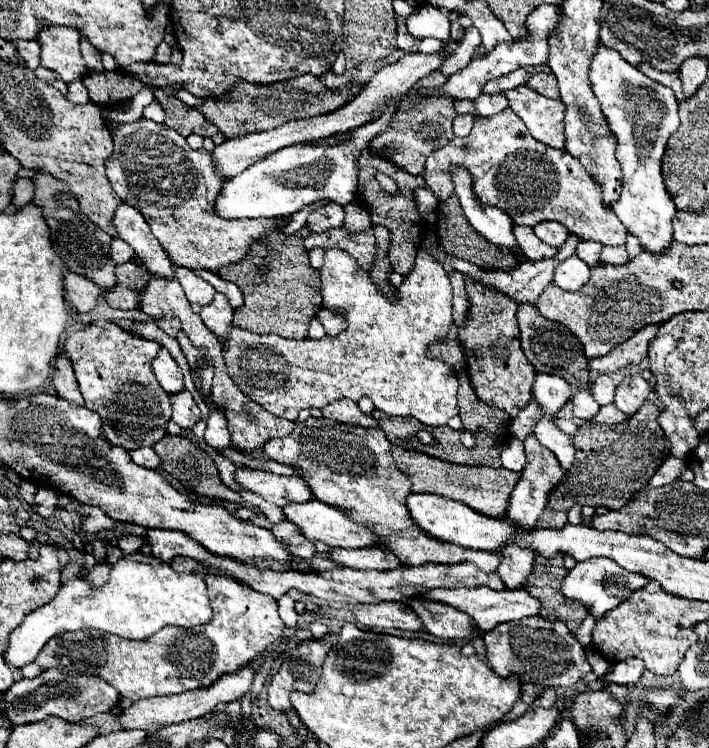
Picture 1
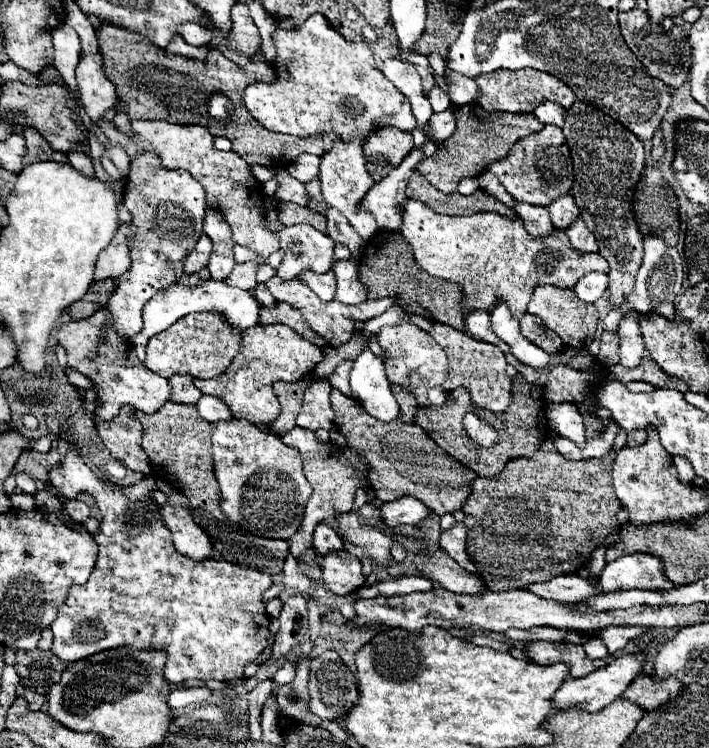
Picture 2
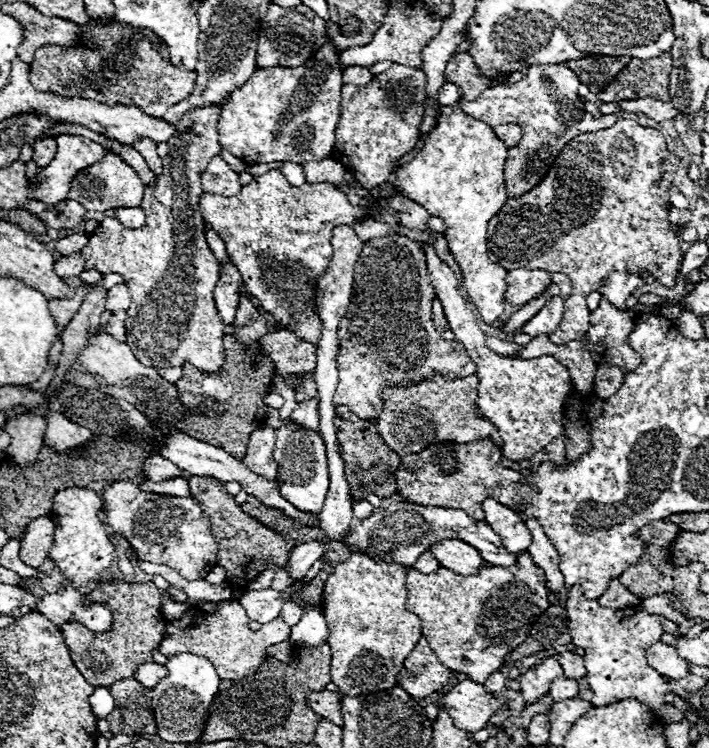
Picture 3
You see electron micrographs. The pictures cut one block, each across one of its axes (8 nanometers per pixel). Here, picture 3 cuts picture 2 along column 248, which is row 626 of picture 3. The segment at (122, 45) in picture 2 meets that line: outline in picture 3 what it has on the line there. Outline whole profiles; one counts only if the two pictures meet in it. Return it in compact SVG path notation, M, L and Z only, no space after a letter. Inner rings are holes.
M104 580L92 594L92 600L96 602L108 602L108 606L114 612L114 624L106 634L94 634L86 626L78 622L70 622L62 626L62 634L66 638L66 646L70 646L70 654L74 658L74 664L78 666L80 674L96 688L96 686L112 686L118 678L132 678L136 668L144 662L152 660L152 650L160 646L162 632L164 632L164 616L160 612L160 590L154 586L154 582L122 582L122 580Z

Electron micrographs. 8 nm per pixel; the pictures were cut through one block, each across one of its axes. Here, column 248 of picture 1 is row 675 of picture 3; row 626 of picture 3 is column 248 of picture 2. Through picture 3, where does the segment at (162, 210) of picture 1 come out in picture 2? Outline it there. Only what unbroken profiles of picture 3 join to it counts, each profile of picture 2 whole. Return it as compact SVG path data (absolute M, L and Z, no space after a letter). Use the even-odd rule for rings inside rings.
M96 120L100 130L112 144L120 144L128 158L134 160L138 154L152 152L160 156L160 162L166 170L188 170L194 180L204 186L206 192L206 208L216 208L222 212L224 220L230 224L234 242L240 246L250 248L256 252L256 258L246 264L236 264L230 278L226 280L228 286L238 286L242 290L252 290L256 286L256 270L262 266L272 252L280 248L278 232L266 228L264 224L264 190L262 184L254 178L250 166L236 154L236 152L218 152L212 146L212 136L204 126L180 126L170 124L164 120L136 120L130 124L132 138L122 134L112 120Z

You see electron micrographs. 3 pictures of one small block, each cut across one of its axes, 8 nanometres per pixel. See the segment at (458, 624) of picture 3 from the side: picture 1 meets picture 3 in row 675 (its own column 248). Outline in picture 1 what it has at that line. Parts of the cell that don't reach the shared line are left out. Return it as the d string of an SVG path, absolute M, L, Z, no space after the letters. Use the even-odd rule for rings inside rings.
M238 466L234 472L236 484L252 494L284 508L288 504L302 504L312 498L310 486L298 476L278 476L268 470L254 470L248 466Z

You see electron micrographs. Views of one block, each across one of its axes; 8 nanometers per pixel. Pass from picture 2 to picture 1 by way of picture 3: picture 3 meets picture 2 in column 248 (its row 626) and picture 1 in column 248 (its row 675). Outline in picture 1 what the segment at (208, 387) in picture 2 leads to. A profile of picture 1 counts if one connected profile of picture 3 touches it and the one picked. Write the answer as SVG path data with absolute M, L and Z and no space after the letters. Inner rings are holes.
M338 248L326 250L320 280L324 308L342 312L348 318L346 330L338 336L324 336L320 340L288 340L278 334L254 334L242 328L232 328L222 340L228 374L250 400L286 420L296 420L298 412L304 408L324 408L334 400L360 400L362 396L372 398L374 406L390 416L412 416L426 426L444 426L452 416L458 414L456 372L444 362L426 356L428 344L432 340L444 338L452 324L452 286L446 270L432 256L428 256L424 250L416 254L414 270L398 288L400 300L396 304L386 300L376 290L368 272L358 266L358 260Z

